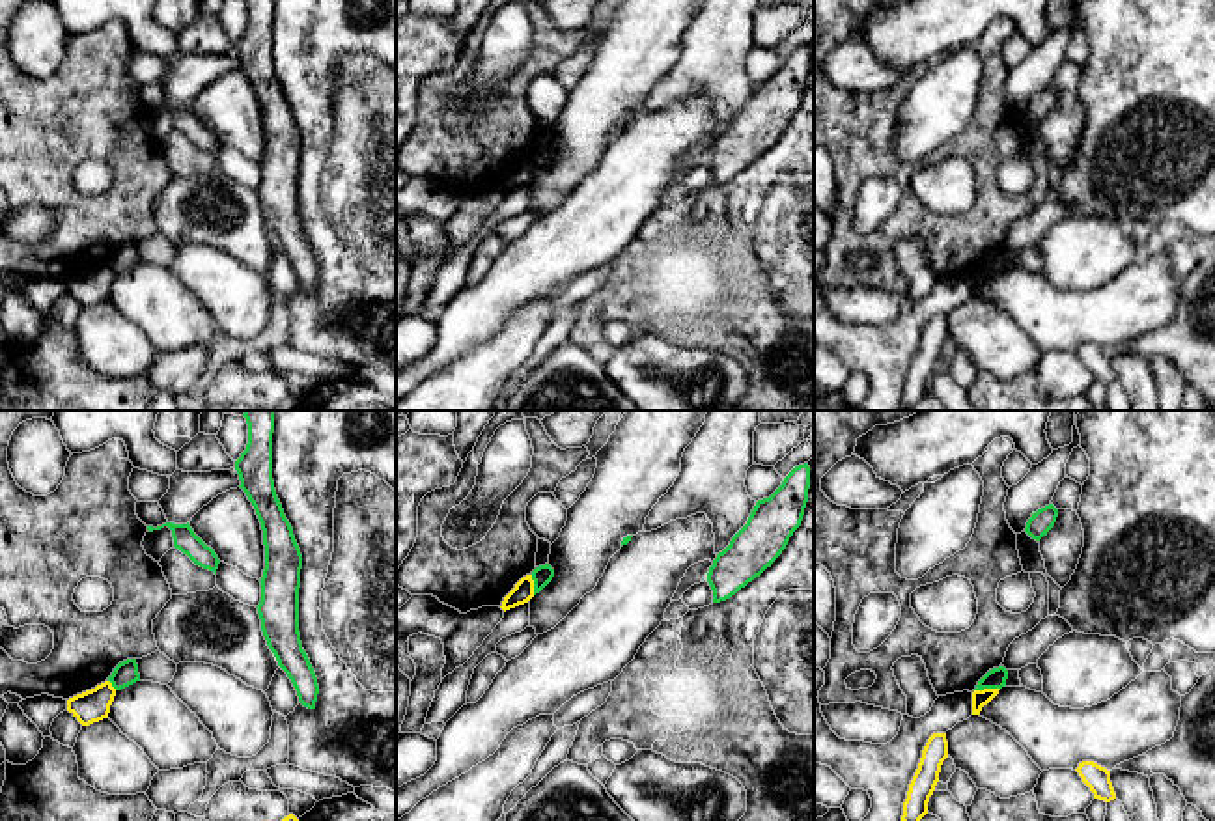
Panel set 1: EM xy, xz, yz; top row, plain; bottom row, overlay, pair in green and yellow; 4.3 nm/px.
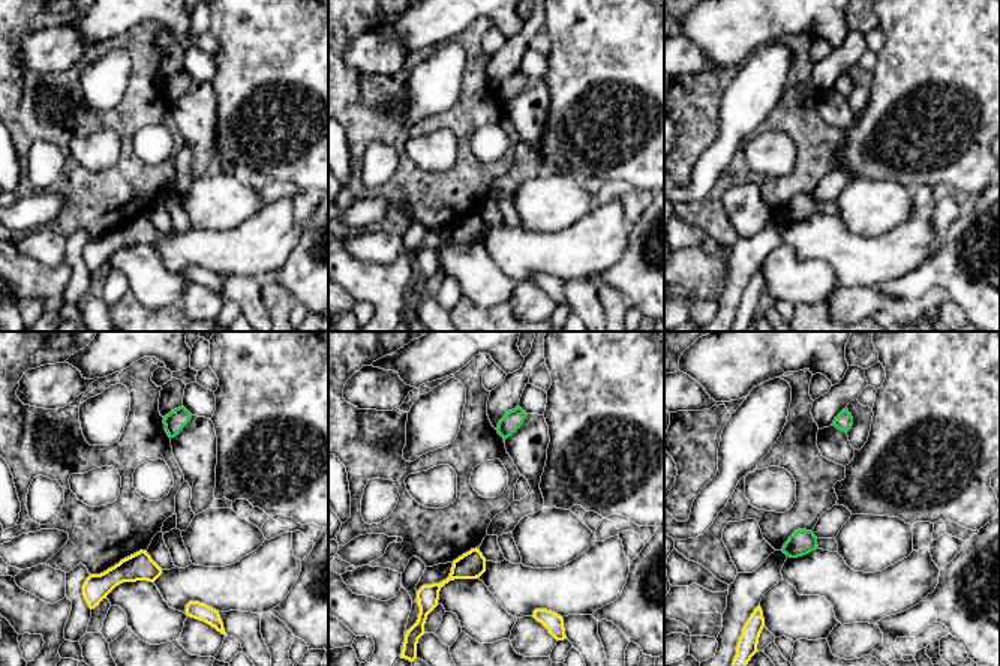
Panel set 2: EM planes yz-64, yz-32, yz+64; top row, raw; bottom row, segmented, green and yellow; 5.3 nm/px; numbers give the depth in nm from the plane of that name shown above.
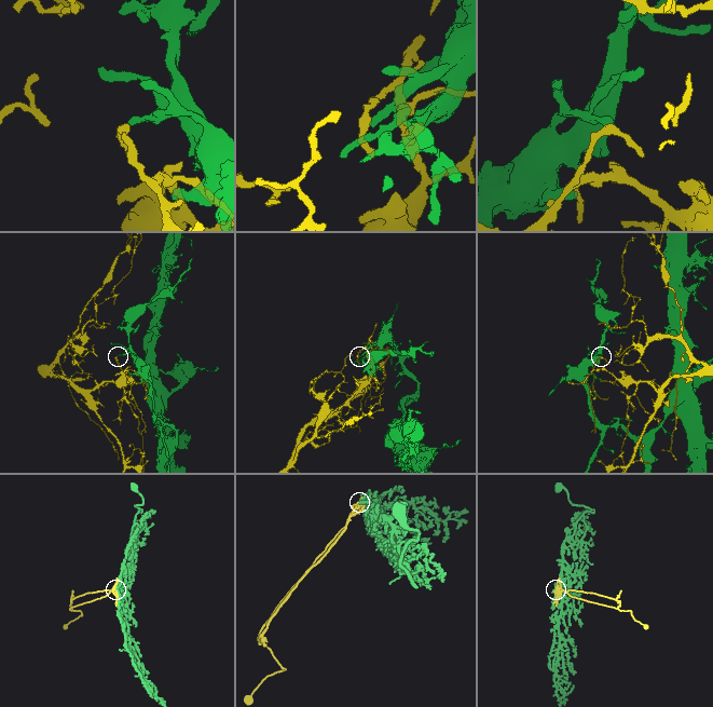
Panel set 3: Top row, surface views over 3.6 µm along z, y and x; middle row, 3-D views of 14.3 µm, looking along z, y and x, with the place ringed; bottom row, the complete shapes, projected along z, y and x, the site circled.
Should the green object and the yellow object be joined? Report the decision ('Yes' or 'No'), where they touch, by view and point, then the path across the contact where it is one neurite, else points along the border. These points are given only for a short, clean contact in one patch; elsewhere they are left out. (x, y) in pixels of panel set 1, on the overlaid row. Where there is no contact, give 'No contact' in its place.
No. Touches green at yz (986, 687). Boundary: yz (999, 687), (975, 691)

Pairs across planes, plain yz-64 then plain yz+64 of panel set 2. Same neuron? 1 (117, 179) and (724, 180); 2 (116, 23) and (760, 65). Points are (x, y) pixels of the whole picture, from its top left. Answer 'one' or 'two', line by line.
1: one
2: two

